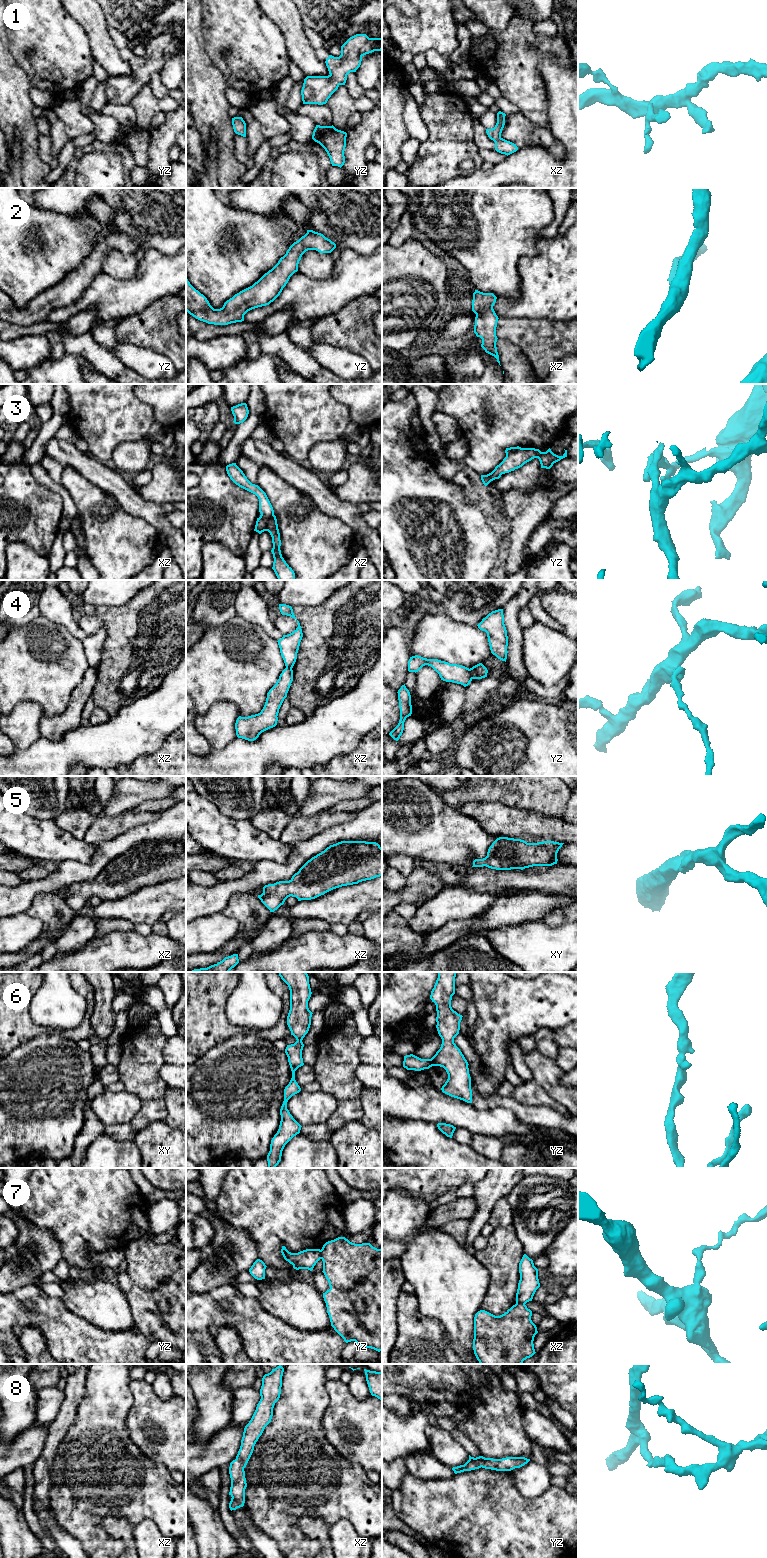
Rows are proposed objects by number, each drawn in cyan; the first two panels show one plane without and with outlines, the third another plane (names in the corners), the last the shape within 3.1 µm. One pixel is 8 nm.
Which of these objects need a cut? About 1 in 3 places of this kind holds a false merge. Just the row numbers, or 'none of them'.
3, 4, 7

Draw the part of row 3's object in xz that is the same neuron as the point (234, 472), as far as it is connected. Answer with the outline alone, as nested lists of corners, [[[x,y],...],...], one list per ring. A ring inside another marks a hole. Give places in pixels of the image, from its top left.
[[[236,463],[227,465],[226,471],[230,479],[236,485],[255,494],[258,497],[259,512],[261,513],[261,515],[259,518],[257,518],[254,531],[258,532],[259,534],[267,531],[268,522],[274,514],[274,510],[266,493],[258,485],[252,484],[247,479],[243,471],[236,465]]]

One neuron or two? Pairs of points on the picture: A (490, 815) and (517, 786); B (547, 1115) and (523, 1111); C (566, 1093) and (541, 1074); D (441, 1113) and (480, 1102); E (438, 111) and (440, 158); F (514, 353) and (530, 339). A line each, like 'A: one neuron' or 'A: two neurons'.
A: two neurons
B: one neuron
C: one neuron
D: two neurons
E: one neuron
F: two neurons

